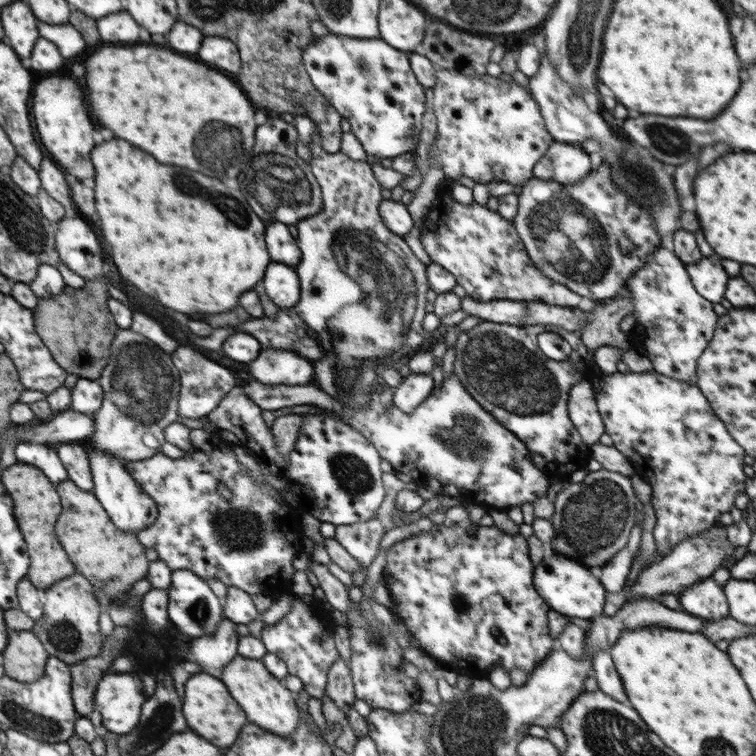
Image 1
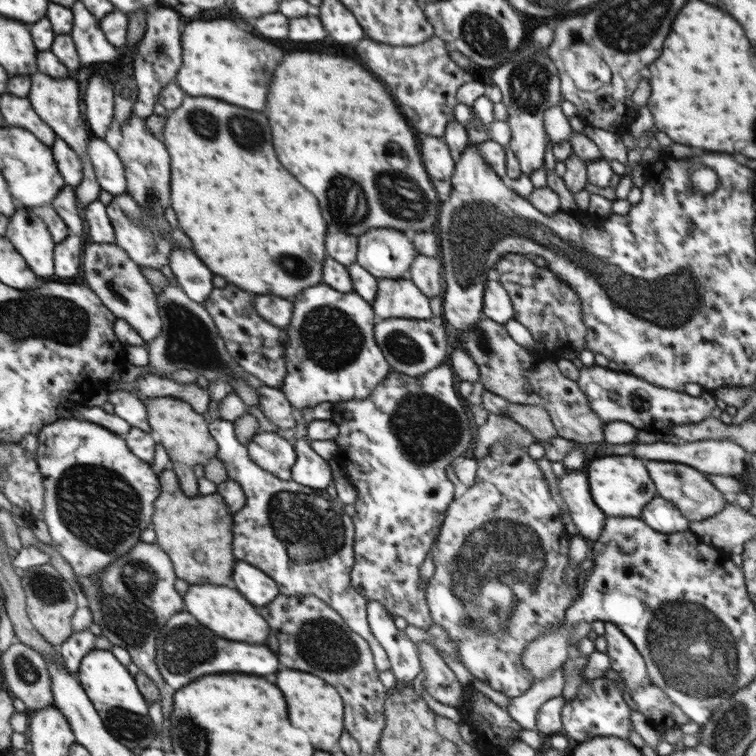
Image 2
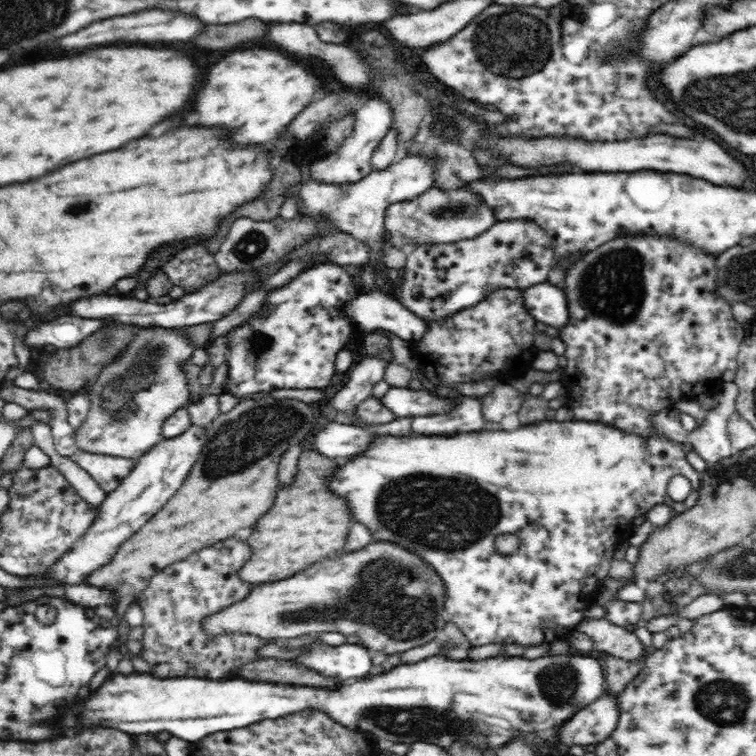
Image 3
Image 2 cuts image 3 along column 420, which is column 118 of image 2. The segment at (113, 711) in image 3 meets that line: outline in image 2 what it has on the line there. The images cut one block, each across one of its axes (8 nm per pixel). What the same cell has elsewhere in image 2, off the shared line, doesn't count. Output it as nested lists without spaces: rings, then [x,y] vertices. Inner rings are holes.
[[[92,649],[82,660],[75,674],[84,691],[90,696],[95,709],[102,716],[116,739],[132,751],[138,752],[155,742],[157,732],[149,717],[149,704],[140,694],[132,674],[126,670],[114,653],[109,650]]]

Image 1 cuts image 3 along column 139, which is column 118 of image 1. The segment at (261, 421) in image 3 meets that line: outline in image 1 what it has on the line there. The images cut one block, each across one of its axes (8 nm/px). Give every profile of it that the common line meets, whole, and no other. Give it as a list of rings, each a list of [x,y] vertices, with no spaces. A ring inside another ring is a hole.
[[[69,478],[59,484],[59,493],[63,498],[64,514],[56,521],[56,536],[80,575],[90,582],[95,581],[97,588],[110,600],[128,593],[135,583],[147,577],[150,563],[145,546],[136,533],[124,532],[115,526],[93,491],[80,490]]]

